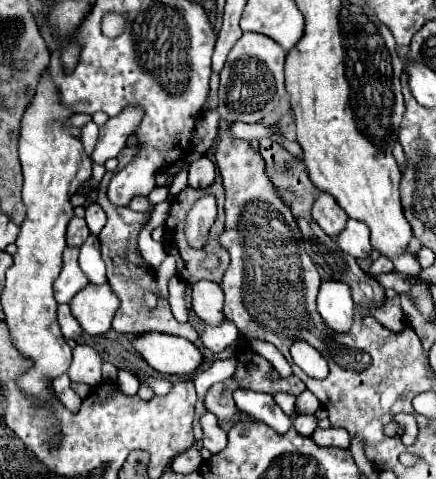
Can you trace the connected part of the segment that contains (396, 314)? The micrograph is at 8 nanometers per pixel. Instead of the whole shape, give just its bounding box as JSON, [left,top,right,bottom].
[370,300,404,332]

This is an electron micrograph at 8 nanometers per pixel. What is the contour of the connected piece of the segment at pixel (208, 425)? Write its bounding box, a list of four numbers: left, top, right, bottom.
[200,414,228,454]

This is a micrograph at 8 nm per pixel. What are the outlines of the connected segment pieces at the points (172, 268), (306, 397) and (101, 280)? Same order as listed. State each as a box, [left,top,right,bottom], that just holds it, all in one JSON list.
[[156,256,176,298],[295,389,321,415],[80,234,106,284]]

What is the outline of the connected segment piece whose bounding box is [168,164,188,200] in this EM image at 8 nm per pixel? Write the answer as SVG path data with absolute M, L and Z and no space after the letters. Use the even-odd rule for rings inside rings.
M188 164L178 172L178 176L174 178L174 182L170 184L168 190L168 200L172 200L176 194L180 194L184 188L188 188Z

